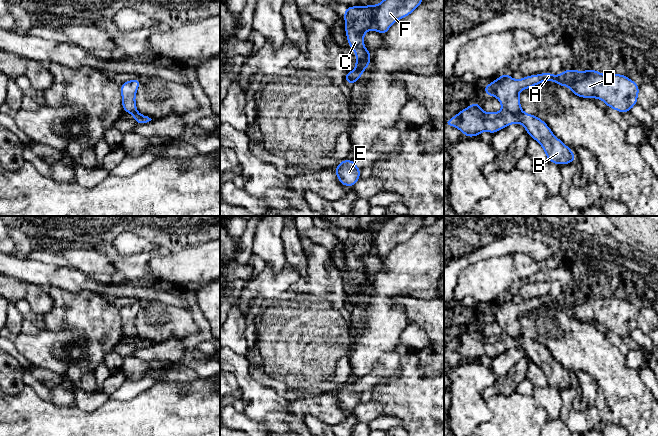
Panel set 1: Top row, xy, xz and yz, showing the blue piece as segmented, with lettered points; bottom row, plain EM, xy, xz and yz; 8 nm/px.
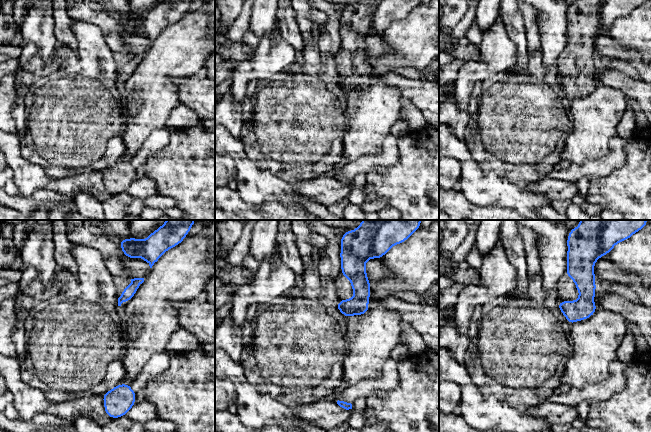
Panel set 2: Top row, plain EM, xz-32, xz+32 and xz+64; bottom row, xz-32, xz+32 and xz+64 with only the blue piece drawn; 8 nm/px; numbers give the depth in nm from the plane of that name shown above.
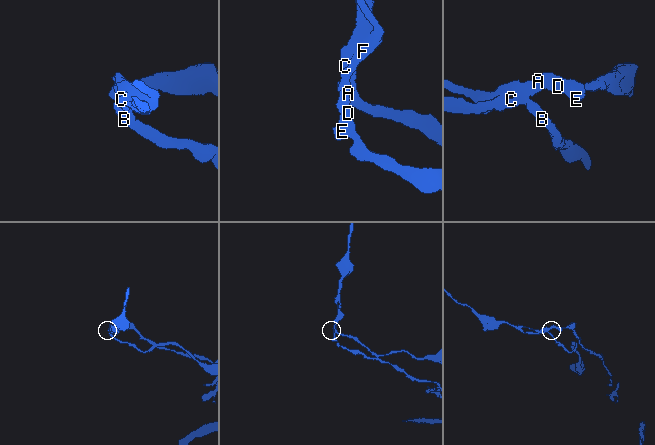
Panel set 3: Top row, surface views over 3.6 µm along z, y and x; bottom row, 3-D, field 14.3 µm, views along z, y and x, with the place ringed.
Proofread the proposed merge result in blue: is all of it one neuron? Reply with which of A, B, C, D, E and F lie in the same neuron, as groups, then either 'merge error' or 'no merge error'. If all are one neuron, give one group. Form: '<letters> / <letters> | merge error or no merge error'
A D E F / B C | merge error

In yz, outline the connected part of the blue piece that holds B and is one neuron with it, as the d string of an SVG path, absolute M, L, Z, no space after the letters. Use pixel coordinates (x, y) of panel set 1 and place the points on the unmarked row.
M475 325L463 332L457 339L444 346L446 350L458 352L465 361L479 360L483 355L491 358L510 348L521 347L529 361L536 364L544 373L548 385L558 389L576 385L574 376L557 362L549 350L538 340L523 336L514 338L506 334L486 337Z

